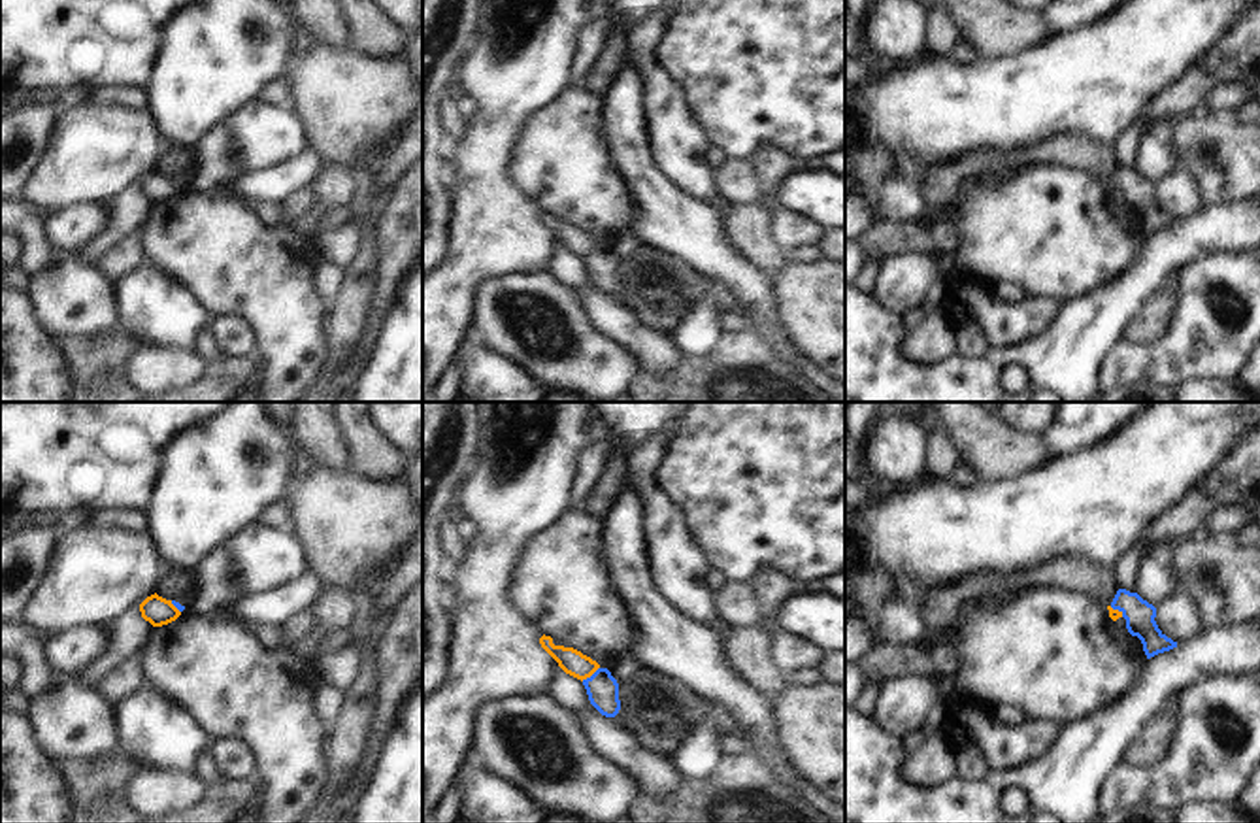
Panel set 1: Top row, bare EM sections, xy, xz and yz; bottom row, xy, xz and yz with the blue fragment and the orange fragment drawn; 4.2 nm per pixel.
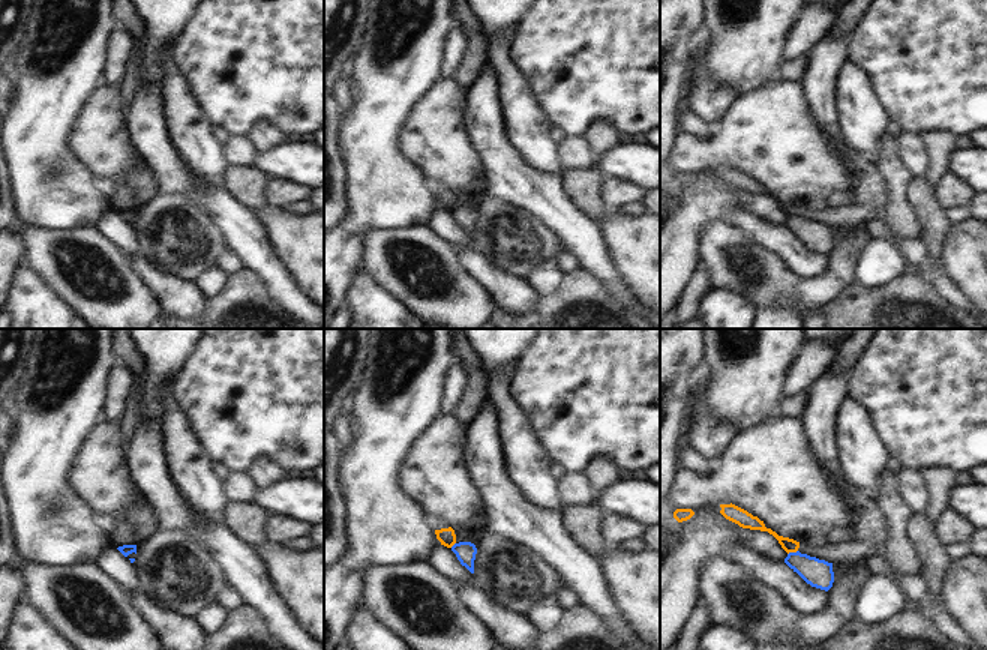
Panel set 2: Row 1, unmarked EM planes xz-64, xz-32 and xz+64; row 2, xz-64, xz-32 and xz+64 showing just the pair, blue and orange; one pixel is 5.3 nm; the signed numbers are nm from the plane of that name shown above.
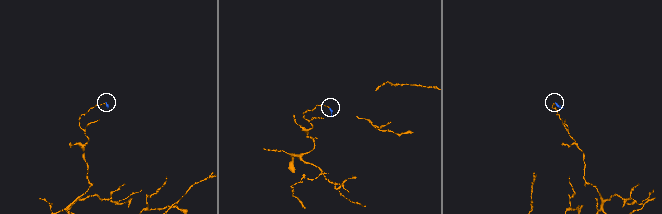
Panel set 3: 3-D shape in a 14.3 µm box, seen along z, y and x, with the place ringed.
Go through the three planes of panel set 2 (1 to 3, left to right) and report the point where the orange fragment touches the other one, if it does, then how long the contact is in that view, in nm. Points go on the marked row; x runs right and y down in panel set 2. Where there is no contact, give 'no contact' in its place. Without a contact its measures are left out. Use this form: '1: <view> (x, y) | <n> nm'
1: no contact
2: xz-32 (453, 545) | 40 nm
3: xz+64 (792, 553) | 60 nm

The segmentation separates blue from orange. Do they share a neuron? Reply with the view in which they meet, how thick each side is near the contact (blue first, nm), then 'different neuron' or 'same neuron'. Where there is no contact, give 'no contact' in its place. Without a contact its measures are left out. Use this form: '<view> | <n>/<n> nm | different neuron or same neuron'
xz | 140/110 nm | different neuron

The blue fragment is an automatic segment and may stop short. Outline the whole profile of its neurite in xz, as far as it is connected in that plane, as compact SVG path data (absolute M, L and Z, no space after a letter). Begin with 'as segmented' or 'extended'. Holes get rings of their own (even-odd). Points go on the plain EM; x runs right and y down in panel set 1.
as segmented; M598 245L583 257L590 281L605 294L615 294L621 287L619 260L607 245Z

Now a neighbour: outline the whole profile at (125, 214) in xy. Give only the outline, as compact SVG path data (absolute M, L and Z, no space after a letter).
M140 181L128 185L106 204L104 230L85 247L75 251L85 262L100 264L100 259L136 232L145 221L153 202L141 194Z

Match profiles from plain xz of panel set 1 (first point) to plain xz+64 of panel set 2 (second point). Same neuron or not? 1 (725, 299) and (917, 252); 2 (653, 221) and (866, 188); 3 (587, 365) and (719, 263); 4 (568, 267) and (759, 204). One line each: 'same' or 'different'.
1: same
2: same
3: same
4: same

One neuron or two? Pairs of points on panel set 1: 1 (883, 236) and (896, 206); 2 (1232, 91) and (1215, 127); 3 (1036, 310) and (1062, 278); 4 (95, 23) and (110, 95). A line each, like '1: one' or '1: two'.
1: two
2: two
3: two
4: two

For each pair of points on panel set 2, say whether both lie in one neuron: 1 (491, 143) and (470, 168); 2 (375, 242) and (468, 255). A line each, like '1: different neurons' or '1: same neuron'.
1: different neurons
2: different neurons

